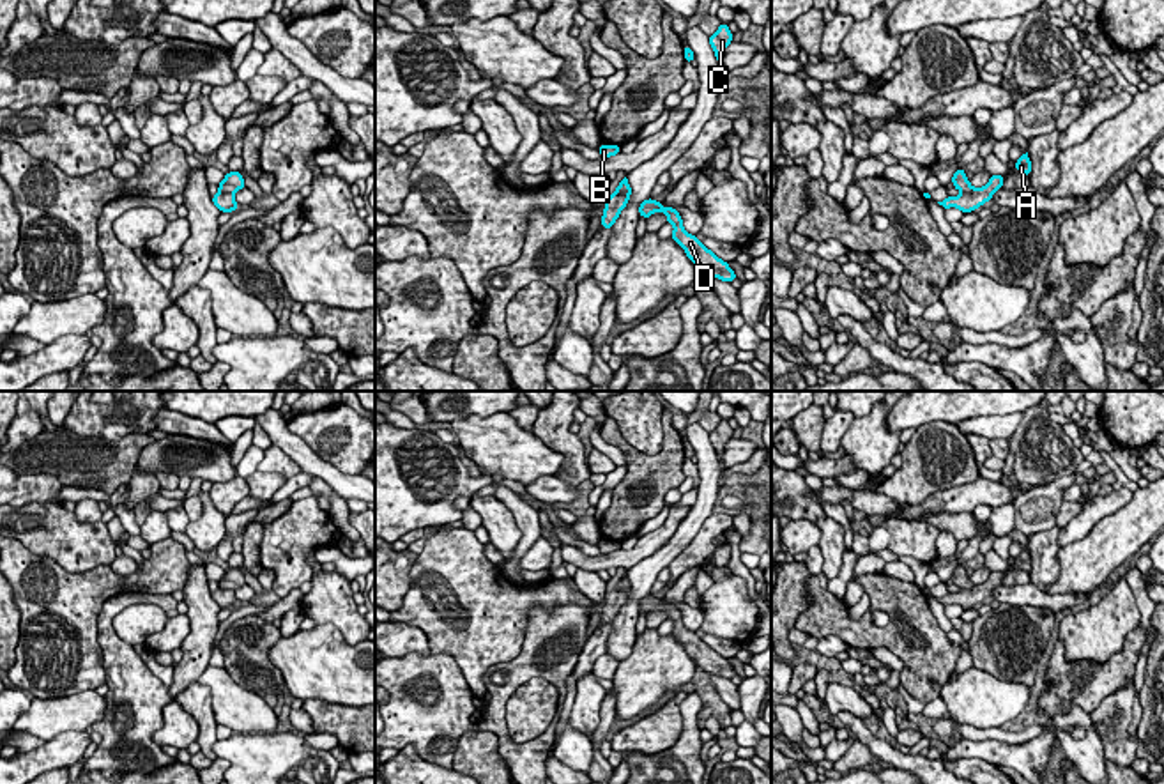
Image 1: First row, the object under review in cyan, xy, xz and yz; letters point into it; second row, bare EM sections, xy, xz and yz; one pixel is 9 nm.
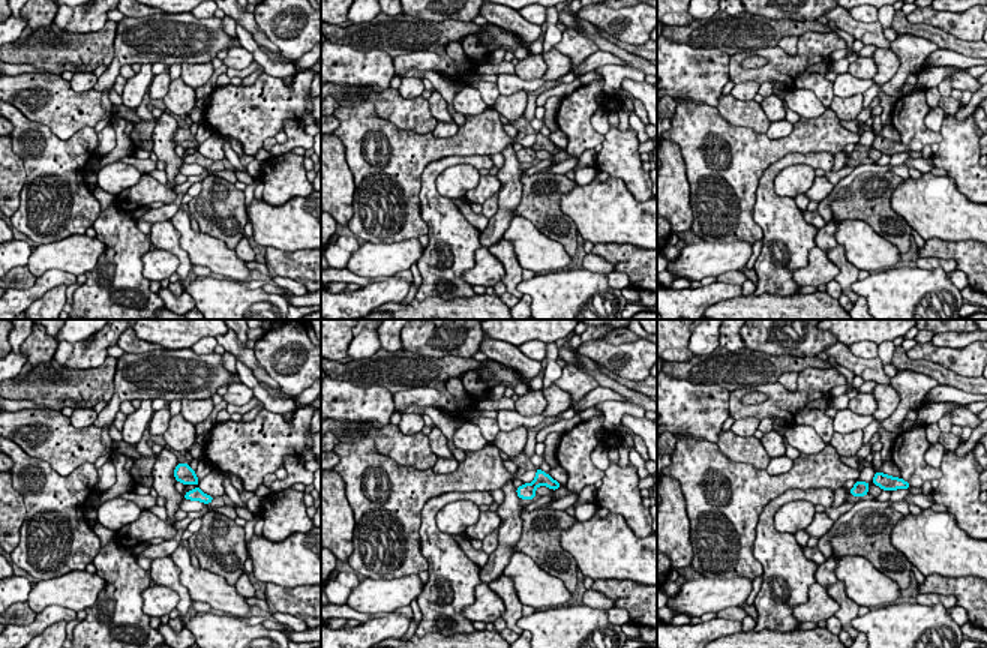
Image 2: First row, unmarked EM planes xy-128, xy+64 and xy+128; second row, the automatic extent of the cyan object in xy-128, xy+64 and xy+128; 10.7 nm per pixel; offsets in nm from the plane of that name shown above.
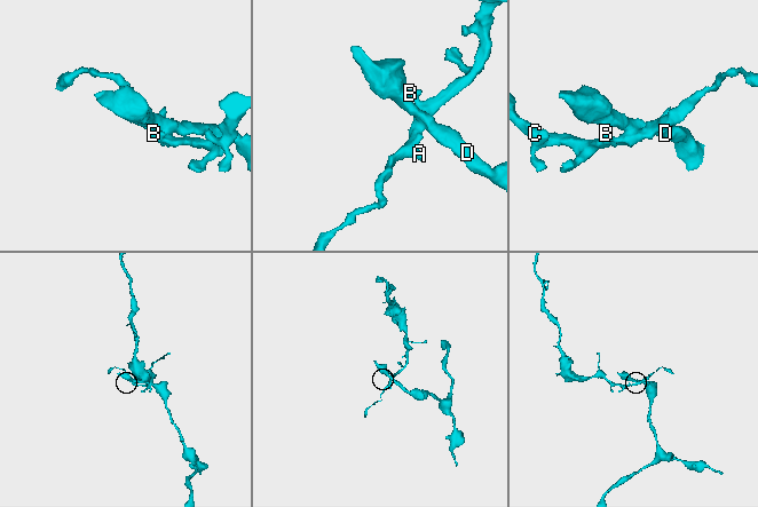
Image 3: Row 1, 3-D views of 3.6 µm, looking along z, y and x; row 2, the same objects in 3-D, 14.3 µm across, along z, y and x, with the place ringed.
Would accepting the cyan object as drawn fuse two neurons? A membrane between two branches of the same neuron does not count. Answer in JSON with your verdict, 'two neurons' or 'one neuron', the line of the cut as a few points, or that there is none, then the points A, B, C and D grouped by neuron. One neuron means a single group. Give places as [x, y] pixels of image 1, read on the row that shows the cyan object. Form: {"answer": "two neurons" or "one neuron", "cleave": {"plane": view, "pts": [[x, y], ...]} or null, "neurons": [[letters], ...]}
{"answer": "two neurons", "cleave": {"plane": "xy", "pts": [[220, 190], [232, 195]]}, "neurons": [["A", "B", "C"], ["D"]]}

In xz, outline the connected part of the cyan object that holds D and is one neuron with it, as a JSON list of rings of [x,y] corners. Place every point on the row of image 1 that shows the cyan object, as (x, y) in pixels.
[[[647,198],[639,205],[639,216],[644,216],[646,219],[655,212],[663,212],[667,216],[667,223],[674,227],[670,237],[685,250],[699,274],[718,278],[729,283],[736,280],[736,273],[727,262],[718,258],[695,235],[683,228],[681,214],[674,207],[663,209],[662,202],[655,202],[653,198]]]

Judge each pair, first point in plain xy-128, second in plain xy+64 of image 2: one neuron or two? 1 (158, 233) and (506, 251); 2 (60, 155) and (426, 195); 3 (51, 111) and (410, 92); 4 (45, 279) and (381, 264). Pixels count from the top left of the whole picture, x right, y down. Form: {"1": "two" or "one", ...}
{"1": "one", "2": "two", "3": "two", "4": "two"}

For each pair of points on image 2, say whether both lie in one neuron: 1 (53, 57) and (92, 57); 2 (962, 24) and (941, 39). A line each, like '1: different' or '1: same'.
1: same
2: different

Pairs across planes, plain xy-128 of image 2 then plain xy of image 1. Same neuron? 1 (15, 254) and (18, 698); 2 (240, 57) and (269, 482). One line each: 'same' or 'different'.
1: same
2: same

